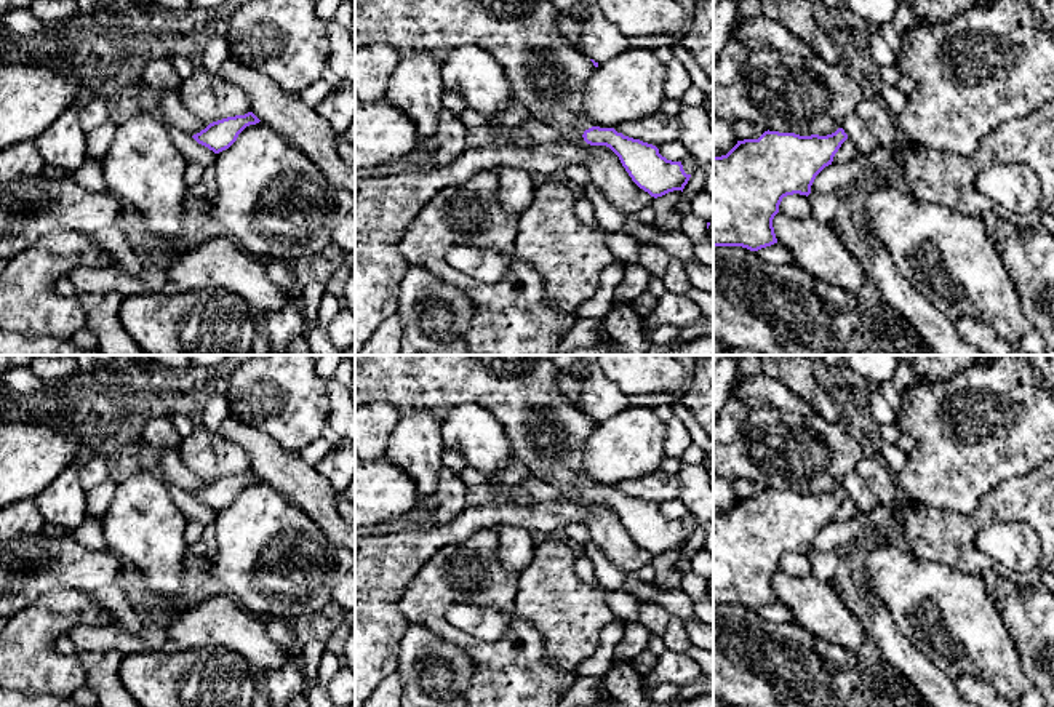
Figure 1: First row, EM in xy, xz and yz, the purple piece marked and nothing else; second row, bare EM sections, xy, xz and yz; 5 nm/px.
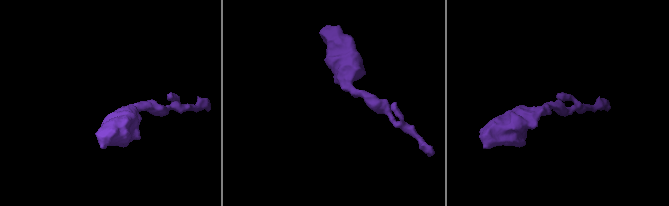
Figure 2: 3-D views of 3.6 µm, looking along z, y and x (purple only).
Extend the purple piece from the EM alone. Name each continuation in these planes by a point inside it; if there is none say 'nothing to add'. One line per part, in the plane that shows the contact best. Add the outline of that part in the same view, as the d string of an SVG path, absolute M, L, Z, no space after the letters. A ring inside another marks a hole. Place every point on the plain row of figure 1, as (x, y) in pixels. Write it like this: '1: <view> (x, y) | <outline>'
nothing to add

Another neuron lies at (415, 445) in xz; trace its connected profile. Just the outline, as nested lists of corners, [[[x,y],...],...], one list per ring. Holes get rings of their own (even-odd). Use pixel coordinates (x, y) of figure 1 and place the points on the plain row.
[[[429,408],[401,413],[393,427],[385,457],[414,481],[421,504],[432,504],[441,470],[441,422]]]

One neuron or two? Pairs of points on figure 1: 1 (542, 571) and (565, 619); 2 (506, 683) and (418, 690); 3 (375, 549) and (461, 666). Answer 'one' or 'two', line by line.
1: one
2: two
3: two

